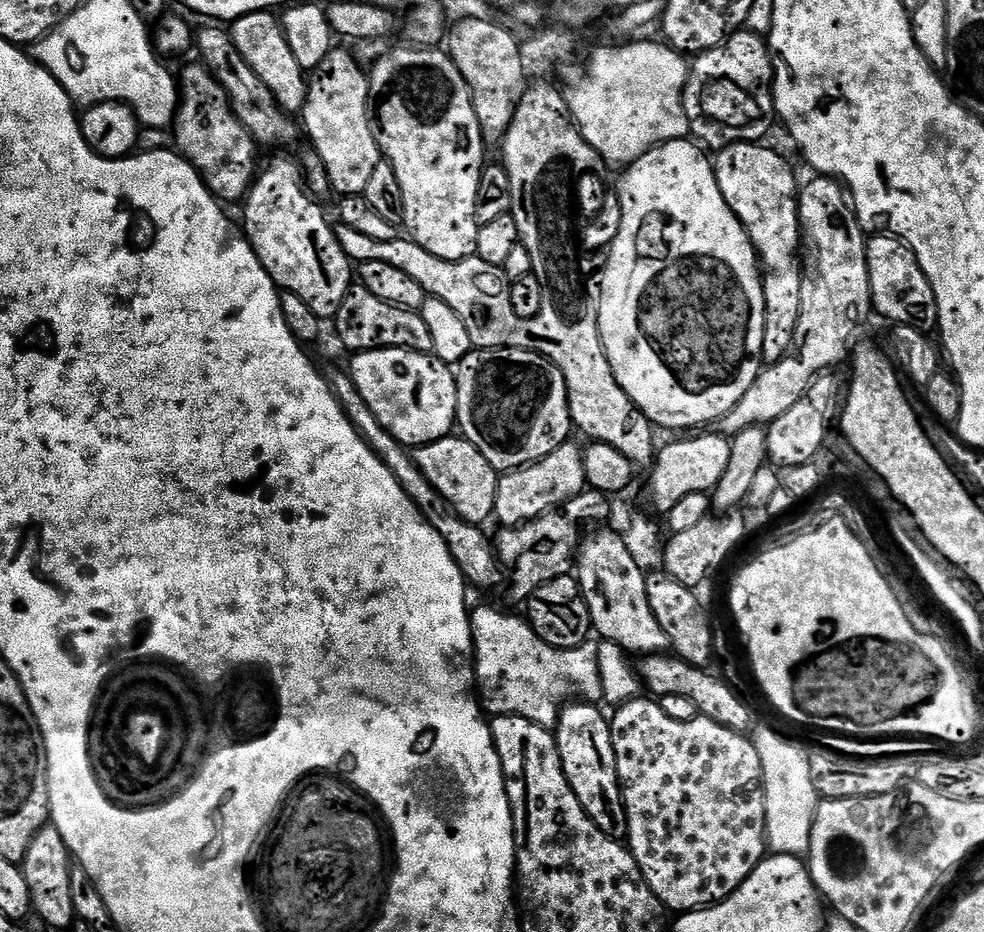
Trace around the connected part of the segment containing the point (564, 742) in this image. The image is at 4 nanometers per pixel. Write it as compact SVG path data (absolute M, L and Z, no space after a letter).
M572 703L561 711L554 729L564 773L578 802L582 802L586 814L598 826L598 830L602 830L612 840L627 841L628 815L624 809L624 791L620 789L620 779L616 769L616 755L612 745L612 725L609 717L603 716L596 709L595 703Z

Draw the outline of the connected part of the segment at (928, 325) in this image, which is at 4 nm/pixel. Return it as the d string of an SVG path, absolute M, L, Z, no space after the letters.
M872 234L866 243L873 309L893 320L893 325L913 328L925 334L935 333L940 322L938 302L934 298L934 286L930 286L922 266L918 266L916 255L896 236Z

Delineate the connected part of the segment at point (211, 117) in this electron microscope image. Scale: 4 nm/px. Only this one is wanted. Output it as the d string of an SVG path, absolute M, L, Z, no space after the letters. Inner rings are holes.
M195 63L178 76L180 106L174 121L175 147L199 172L213 196L224 202L243 201L258 175L258 145L234 114L232 103L228 101L226 90L218 83L216 75L203 63Z

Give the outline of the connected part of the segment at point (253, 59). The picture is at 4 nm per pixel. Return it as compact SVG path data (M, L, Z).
M271 11L251 12L231 21L232 41L238 54L246 58L246 62L258 74L258 78L262 78L262 82L270 86L277 104L300 106L308 96L306 72L301 68L298 58L294 58L294 50L290 50L290 42L286 42L283 23L277 17L275 20L272 16L275 15Z

